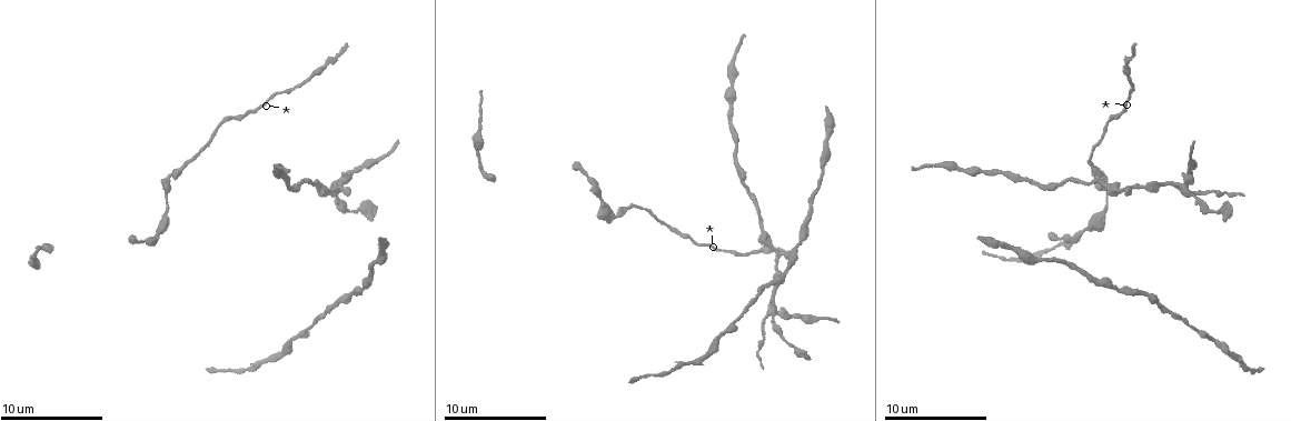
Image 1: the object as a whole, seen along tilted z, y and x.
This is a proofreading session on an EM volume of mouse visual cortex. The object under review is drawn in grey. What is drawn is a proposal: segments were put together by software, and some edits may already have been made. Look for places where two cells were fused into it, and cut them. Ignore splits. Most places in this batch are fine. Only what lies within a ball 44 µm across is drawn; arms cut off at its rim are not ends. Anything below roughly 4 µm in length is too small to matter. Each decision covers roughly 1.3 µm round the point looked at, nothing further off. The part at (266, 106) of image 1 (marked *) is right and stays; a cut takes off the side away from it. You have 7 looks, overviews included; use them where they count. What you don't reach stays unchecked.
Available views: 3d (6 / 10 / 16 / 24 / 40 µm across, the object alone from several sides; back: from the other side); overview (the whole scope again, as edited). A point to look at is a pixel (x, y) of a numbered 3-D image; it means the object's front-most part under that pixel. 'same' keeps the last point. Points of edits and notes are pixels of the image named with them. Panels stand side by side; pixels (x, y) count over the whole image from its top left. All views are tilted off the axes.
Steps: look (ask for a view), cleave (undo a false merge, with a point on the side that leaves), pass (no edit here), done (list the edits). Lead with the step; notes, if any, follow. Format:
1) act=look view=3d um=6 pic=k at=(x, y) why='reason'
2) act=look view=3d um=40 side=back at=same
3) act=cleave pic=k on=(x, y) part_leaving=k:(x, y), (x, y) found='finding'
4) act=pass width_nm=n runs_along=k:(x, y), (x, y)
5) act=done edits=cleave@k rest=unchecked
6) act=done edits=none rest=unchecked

act=look view=3d um=10 pic=1 at=(168, 199) why='a narrow waist'

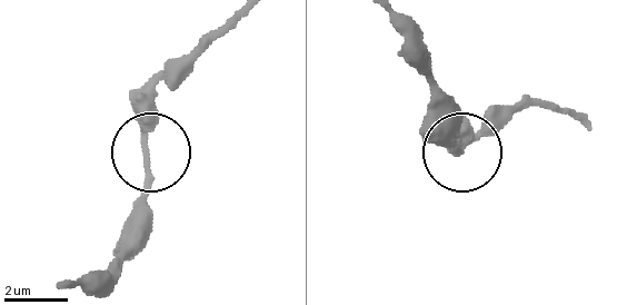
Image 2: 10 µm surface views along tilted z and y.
act=pass runs_along=2:(225, 21), (158, 92), (145, 234) found='all the same cell'

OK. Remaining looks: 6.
act=look view=3d um=10 pic=1 at=(777, 259) why='three arms meet'

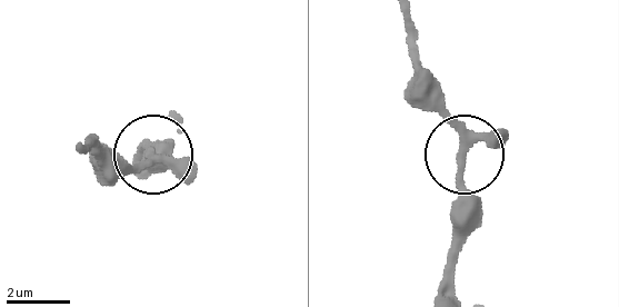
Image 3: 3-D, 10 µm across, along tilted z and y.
act=pass width_nm=280 found='all the same cell'

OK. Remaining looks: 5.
act=look view=3d um=16 pic=1 at=(1184, 188) why='four-way junction'

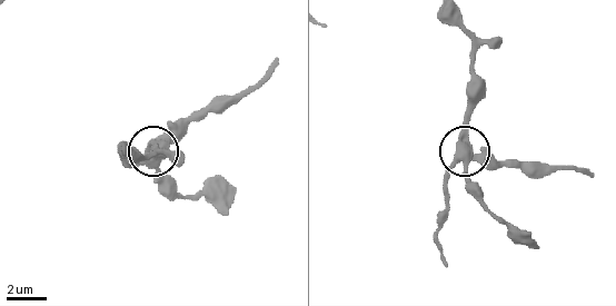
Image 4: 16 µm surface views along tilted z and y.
act=pass arms=4 found='all the same cell'

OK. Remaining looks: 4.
act=done edits=none rest=unchecked

